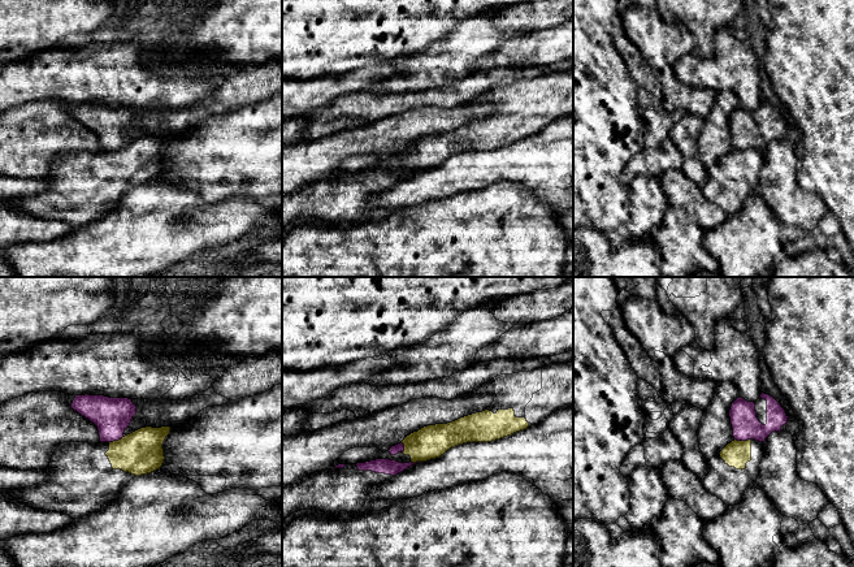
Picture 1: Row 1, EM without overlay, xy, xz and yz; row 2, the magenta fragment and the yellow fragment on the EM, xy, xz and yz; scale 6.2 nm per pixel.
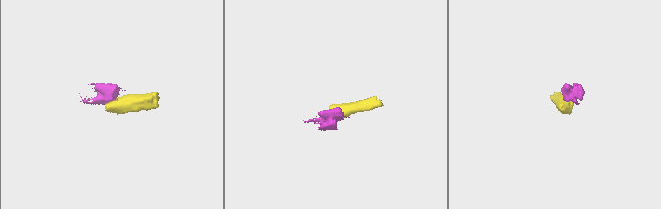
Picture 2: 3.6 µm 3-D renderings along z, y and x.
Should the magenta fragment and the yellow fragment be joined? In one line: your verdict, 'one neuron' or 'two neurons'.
two neurons

